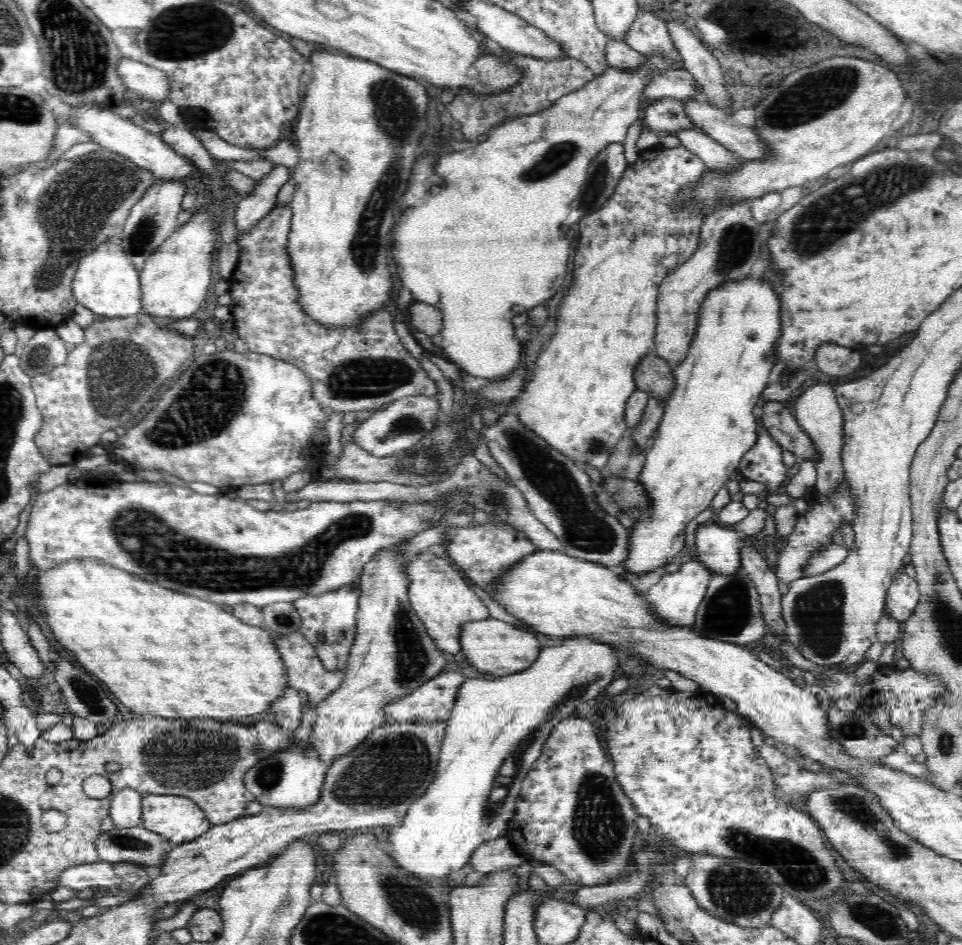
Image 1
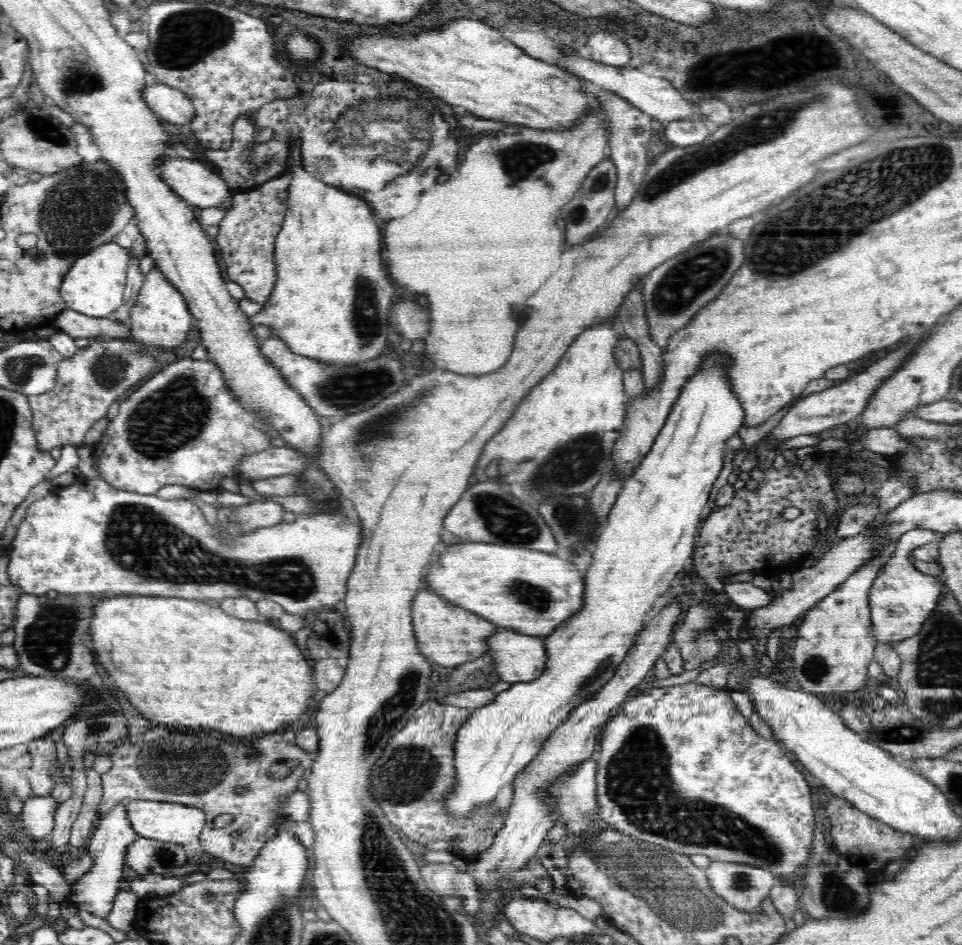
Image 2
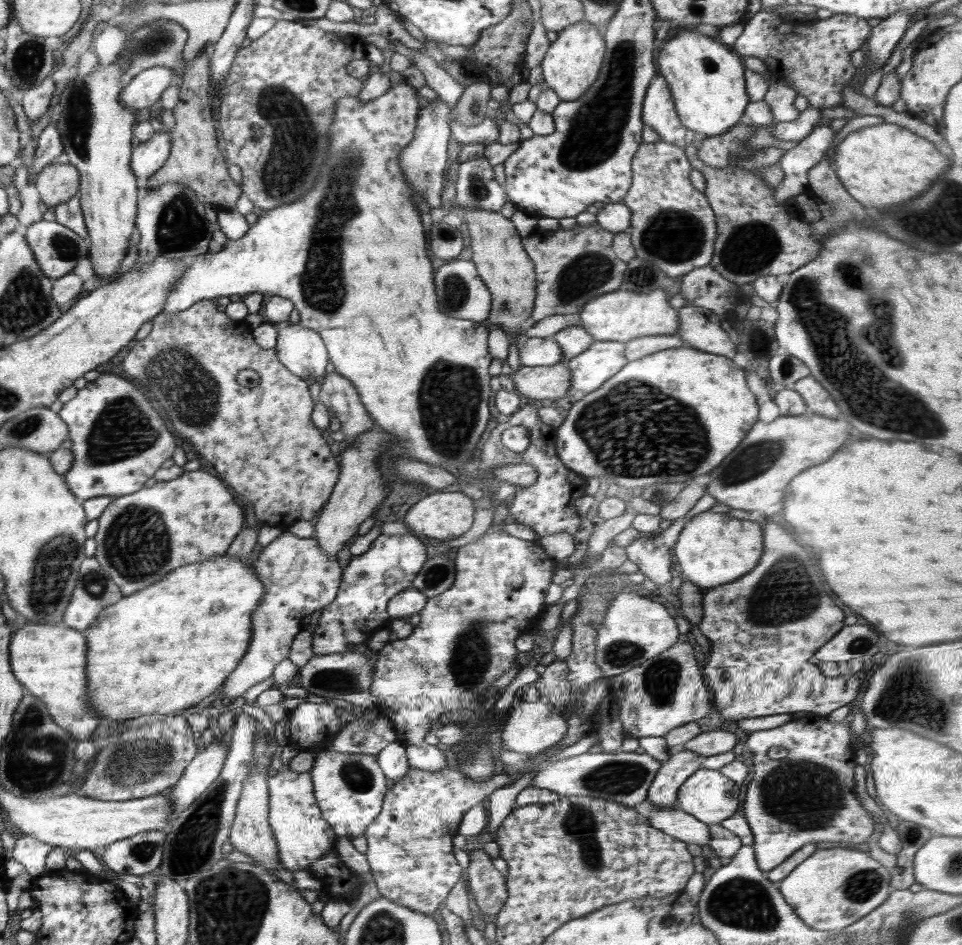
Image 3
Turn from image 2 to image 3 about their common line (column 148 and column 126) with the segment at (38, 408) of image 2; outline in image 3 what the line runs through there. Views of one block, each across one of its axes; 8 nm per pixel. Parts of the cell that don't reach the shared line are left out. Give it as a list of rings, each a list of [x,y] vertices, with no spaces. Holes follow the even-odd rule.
[[[204,299],[195,302],[186,310],[179,313],[162,312],[153,318],[151,333],[140,340],[139,338],[134,344],[134,347],[128,352],[128,356],[122,362],[124,372],[130,378],[136,378],[140,384],[144,385],[146,392],[151,394],[151,397],[160,402],[160,408],[164,408],[164,412],[168,414],[172,426],[186,436],[190,442],[198,449],[198,453],[214,466],[214,470],[220,475],[220,479],[246,502],[250,502],[250,506],[254,508],[254,516],[263,524],[277,526],[279,528],[291,527],[295,522],[300,520],[311,520],[321,512],[323,506],[328,502],[332,494],[334,485],[338,480],[341,467],[336,462],[335,453],[332,451],[328,441],[320,433],[320,430],[314,426],[311,414],[314,408],[314,400],[310,397],[308,390],[309,384],[299,376],[292,374],[280,361],[278,361],[275,348],[262,348],[256,344],[253,337],[253,329],[246,324],[246,321],[233,321],[213,299]],[[240,370],[254,370],[260,376],[260,382],[257,387],[247,388],[242,387],[237,381],[236,376]]]

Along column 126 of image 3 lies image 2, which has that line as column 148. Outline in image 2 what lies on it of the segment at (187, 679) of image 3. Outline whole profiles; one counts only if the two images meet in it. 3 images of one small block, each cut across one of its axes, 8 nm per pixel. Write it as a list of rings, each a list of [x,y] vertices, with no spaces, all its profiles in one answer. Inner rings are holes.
[[[113,596],[102,600],[98,606],[98,618],[94,617],[94,650],[97,650],[98,658],[102,658],[102,668],[114,684],[126,695],[130,704],[138,709],[138,712],[148,720],[154,720],[154,724],[162,726],[196,726],[196,728],[210,728],[210,730],[220,730],[224,734],[232,736],[266,736],[272,732],[280,732],[290,726],[290,722],[298,720],[310,702],[310,696],[314,694],[316,686],[312,682],[312,668],[308,662],[302,658],[300,650],[295,643],[291,633],[278,630],[266,622],[248,621],[229,616],[222,611],[222,607],[213,607],[204,600],[185,599],[182,597],[164,596]]]

